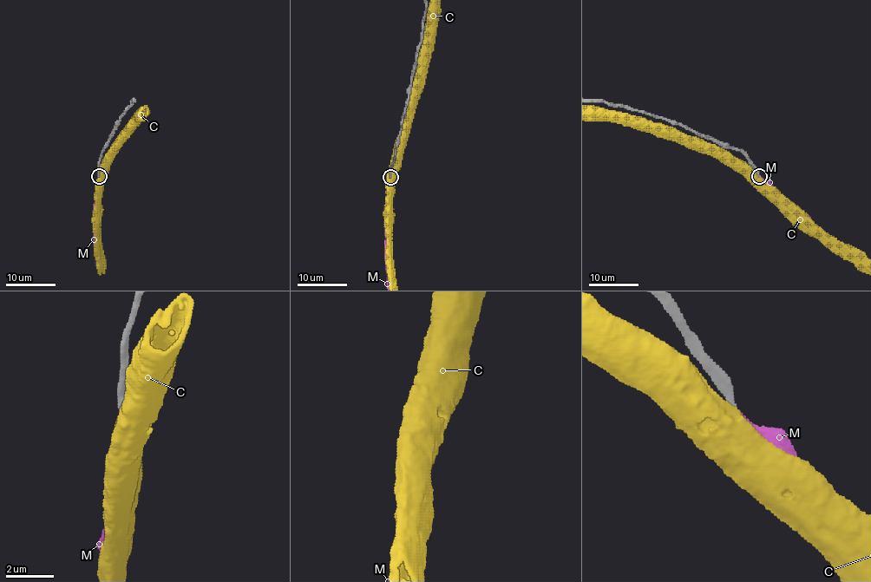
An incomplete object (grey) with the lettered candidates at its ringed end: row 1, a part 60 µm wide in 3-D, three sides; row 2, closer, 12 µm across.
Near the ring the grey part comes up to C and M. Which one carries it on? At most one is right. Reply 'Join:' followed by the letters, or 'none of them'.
Join: M

